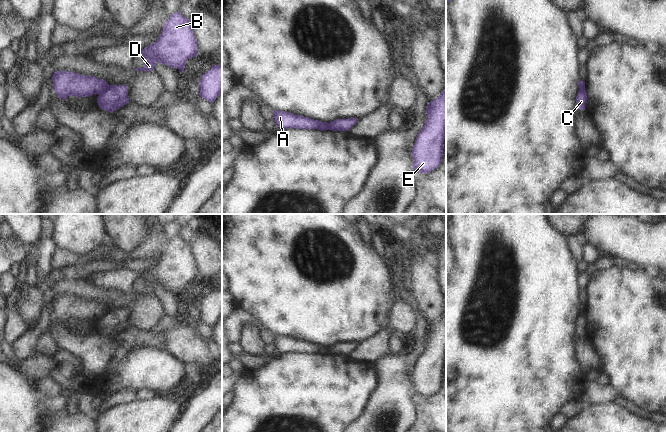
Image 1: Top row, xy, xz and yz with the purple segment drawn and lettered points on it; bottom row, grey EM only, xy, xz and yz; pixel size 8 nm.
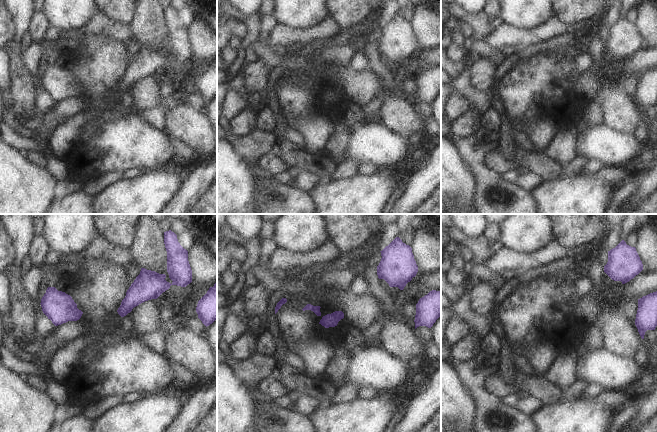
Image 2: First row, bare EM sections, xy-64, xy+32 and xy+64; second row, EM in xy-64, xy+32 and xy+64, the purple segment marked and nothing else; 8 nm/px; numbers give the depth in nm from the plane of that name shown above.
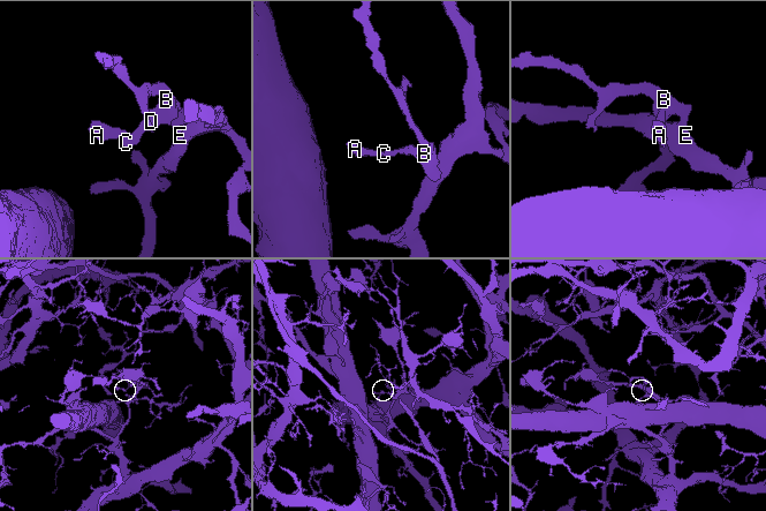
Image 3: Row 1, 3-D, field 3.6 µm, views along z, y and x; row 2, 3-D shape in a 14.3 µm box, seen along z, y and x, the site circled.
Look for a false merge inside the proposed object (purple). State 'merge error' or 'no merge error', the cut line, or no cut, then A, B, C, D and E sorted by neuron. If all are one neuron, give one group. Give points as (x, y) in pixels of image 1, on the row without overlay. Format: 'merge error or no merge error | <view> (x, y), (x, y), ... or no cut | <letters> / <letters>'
merge error | xy (109, 309), (99, 319) | A / B C D E

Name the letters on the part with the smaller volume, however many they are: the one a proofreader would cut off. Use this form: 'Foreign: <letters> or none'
Foreign: A

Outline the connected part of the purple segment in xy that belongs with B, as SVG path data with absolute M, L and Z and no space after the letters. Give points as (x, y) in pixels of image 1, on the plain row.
M179 235L173 237L163 248L157 265L145 271L141 278L145 288L142 292L133 292L135 295L154 295L155 288L160 286L184 297L187 284L198 279L191 245Z

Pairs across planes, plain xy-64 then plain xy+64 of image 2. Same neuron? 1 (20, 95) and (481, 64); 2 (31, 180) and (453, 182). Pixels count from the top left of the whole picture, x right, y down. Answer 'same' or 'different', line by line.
1: same
2: same

